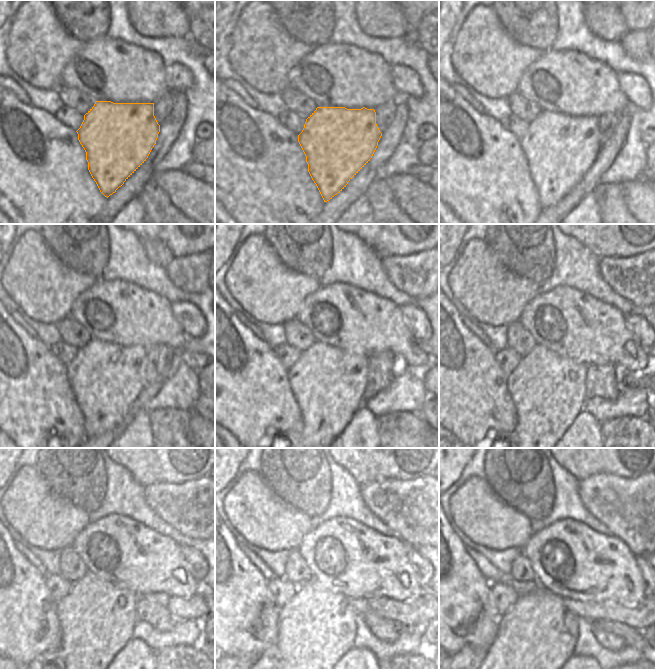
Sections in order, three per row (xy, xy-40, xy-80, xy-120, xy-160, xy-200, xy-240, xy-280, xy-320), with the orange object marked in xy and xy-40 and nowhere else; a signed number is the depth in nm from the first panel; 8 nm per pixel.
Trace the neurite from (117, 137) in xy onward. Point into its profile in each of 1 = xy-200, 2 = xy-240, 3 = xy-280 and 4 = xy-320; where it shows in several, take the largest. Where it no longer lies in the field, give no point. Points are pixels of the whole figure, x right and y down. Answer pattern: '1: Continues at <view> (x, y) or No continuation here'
1: Continues at xy-200 (548, 391)
2: Continues at xy-240 (97, 620)
3: Continues at xy-280 (316, 627)
4: Continues at xy-320 (536, 636)

